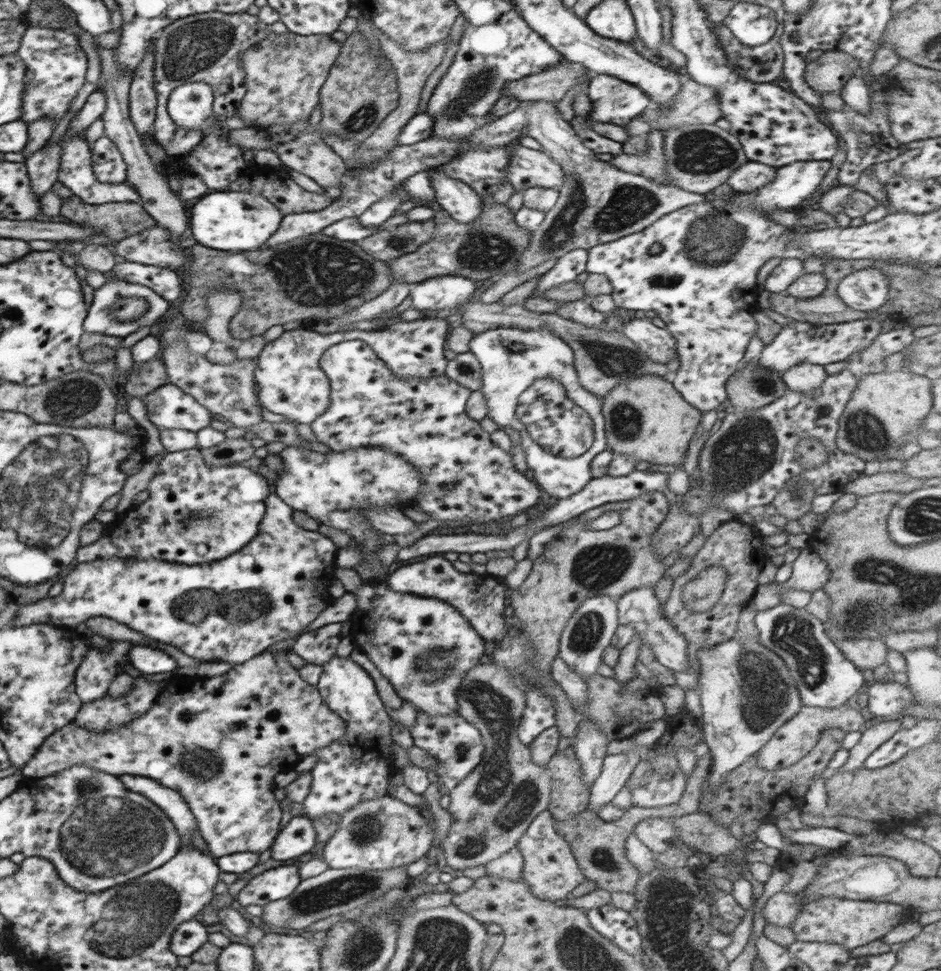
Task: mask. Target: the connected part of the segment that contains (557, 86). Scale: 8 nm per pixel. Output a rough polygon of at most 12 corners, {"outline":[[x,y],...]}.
{"outline":[[560,61],[506,83],[503,96],[558,103],[584,68]]}

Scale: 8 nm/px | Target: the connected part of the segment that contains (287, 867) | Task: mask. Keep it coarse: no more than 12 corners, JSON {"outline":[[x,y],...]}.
{"outline":[[290,863],[256,875],[239,891],[242,906],[264,906],[296,890]]}

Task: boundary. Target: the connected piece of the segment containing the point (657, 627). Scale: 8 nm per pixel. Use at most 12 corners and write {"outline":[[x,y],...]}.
{"outline":[[653,587],[617,601],[620,625],[629,624],[656,660],[687,671],[686,639],[661,613]]}

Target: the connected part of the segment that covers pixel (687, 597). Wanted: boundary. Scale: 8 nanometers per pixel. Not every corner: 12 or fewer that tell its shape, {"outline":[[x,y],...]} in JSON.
{"outline":[[702,569],[683,586],[682,602],[692,612],[719,601],[726,569]]}

